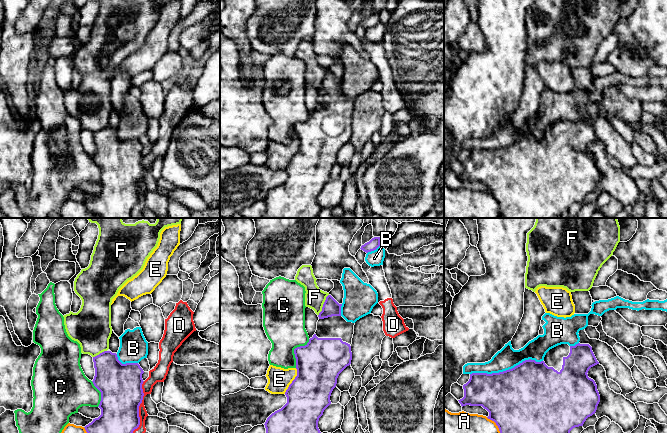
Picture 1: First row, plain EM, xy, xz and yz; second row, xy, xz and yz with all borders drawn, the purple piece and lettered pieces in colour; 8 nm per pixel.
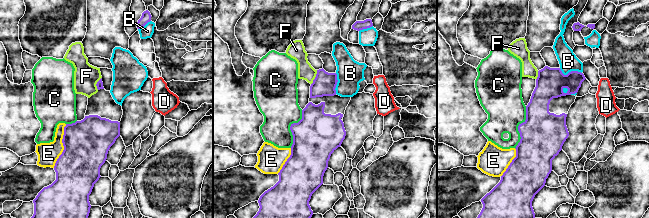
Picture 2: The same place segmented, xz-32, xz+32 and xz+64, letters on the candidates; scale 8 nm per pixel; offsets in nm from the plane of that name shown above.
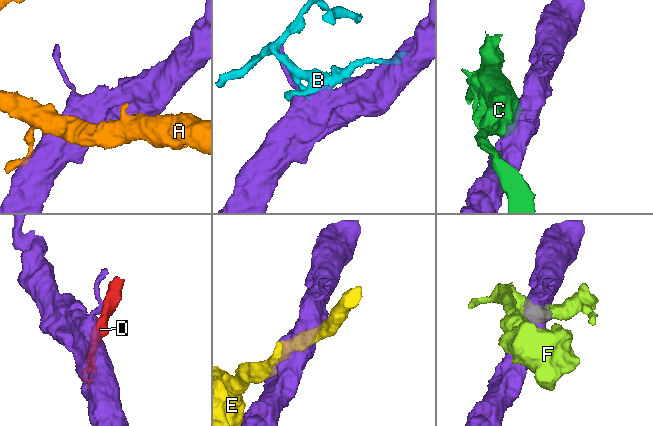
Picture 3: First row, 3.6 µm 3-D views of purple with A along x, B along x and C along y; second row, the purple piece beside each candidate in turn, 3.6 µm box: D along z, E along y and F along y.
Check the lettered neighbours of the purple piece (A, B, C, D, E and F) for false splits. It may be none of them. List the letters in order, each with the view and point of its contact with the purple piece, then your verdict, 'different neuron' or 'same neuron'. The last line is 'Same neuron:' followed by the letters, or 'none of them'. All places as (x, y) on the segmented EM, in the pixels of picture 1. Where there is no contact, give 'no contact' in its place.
A: meets purple in yz at (495, 422); different neuron
B: meets purple in yz at (506, 370); different neuron
C: meets purple in xz at (294, 350); different neuron
D: meets purple in xy at (138, 407); different neuron
E: meets purple in xz at (292, 381); different neuron
F: meets purple in xz at (323, 305); different neuron
Same neuron: none of them

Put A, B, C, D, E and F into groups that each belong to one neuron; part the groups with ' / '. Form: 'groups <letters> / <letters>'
groups A / B / C / D / E / F

